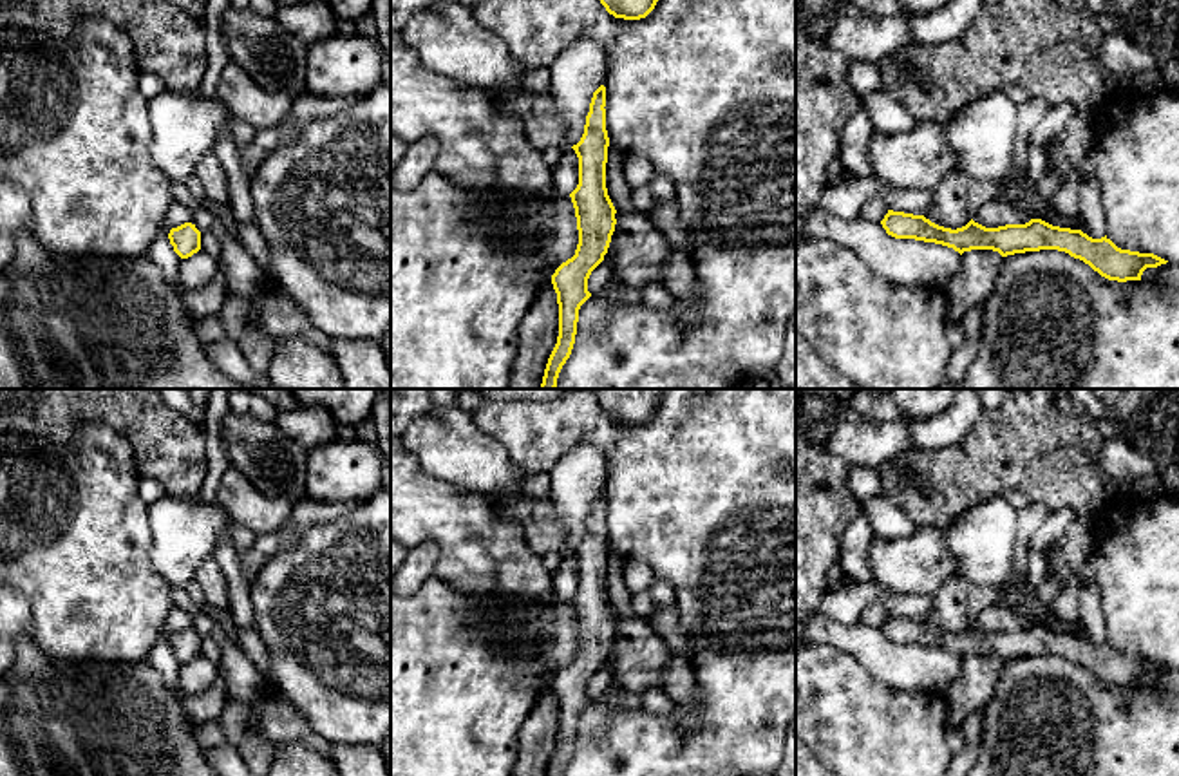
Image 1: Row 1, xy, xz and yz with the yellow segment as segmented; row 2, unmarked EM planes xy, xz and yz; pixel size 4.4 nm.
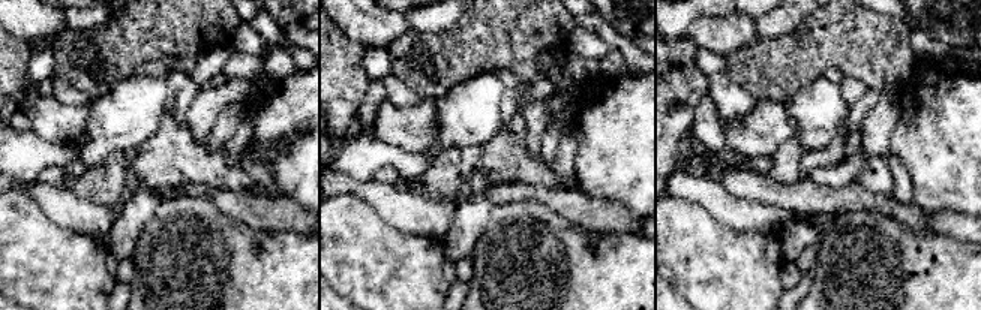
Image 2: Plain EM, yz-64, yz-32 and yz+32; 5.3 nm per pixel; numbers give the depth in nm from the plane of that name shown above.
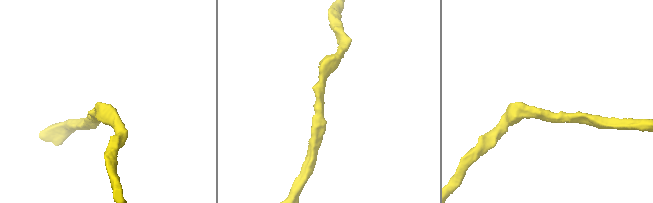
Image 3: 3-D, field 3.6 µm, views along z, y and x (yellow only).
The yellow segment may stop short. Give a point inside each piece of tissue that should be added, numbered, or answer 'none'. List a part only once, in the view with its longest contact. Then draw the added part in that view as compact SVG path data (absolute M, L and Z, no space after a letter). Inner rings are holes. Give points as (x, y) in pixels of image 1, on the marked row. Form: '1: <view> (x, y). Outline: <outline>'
none

